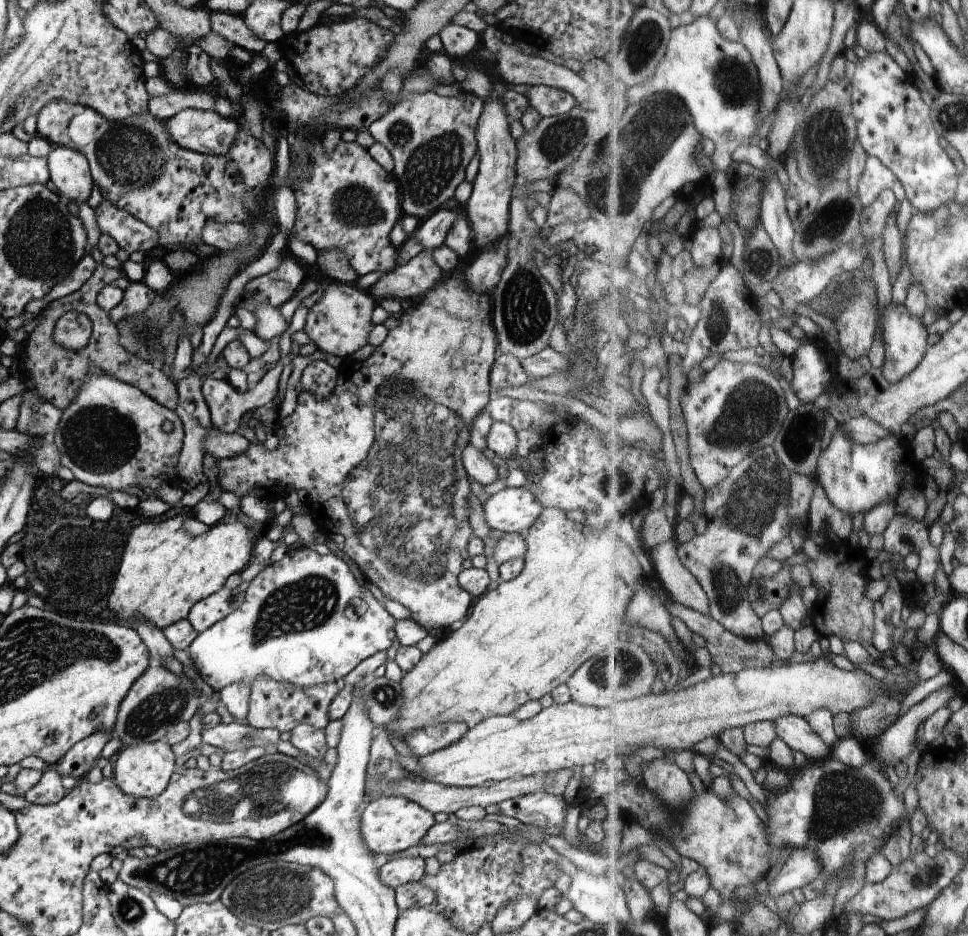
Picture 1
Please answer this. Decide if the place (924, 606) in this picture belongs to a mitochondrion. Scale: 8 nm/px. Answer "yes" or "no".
no

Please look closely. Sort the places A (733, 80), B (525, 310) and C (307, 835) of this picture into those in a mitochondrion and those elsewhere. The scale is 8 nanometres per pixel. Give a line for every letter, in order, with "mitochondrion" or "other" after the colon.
A: mitochondrion
B: mitochondrion
C: mitochondrion

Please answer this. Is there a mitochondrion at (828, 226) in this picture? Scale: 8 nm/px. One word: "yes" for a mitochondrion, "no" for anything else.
yes

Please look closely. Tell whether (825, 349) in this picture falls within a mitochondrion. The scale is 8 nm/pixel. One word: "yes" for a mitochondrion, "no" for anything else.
no

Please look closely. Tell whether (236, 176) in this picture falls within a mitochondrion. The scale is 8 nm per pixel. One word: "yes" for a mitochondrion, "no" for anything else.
no

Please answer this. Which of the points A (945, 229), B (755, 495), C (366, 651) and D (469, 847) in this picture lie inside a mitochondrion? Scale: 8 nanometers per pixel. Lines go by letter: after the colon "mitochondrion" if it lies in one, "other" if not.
A: mitochondrion
B: mitochondrion
C: other
D: other

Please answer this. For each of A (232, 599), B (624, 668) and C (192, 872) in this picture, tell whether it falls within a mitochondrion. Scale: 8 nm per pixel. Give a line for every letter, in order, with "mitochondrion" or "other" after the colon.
A: mitochondrion
B: mitochondrion
C: mitochondrion

